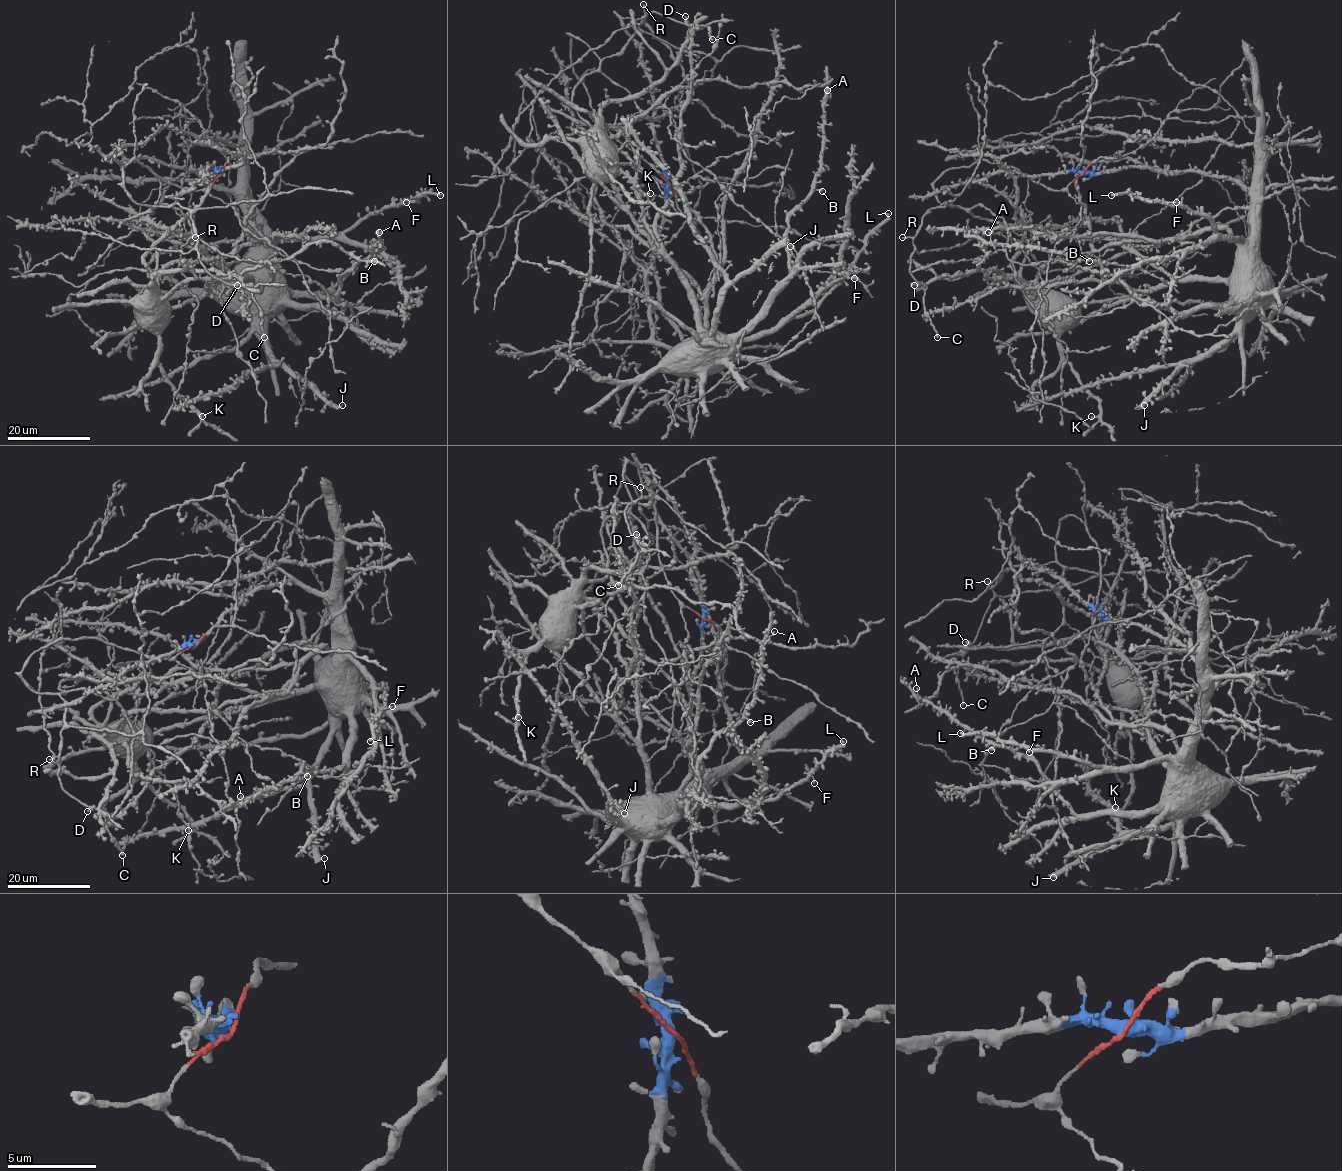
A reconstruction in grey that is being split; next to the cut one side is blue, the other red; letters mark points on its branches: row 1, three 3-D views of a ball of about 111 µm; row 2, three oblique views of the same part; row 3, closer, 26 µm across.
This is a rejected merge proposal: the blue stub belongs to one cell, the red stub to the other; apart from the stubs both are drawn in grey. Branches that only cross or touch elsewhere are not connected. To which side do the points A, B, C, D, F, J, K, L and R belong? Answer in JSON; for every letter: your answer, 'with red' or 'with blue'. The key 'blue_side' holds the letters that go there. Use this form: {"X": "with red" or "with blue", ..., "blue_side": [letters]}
{"A": "with blue", "B": "with blue", "C": "with red", "D": "with red", "F": "with blue", "J": "with blue", "K": "with red", "L": "with blue", "R": "with red", "blue_side": ["A", "B", "F", "J", "L"]}

